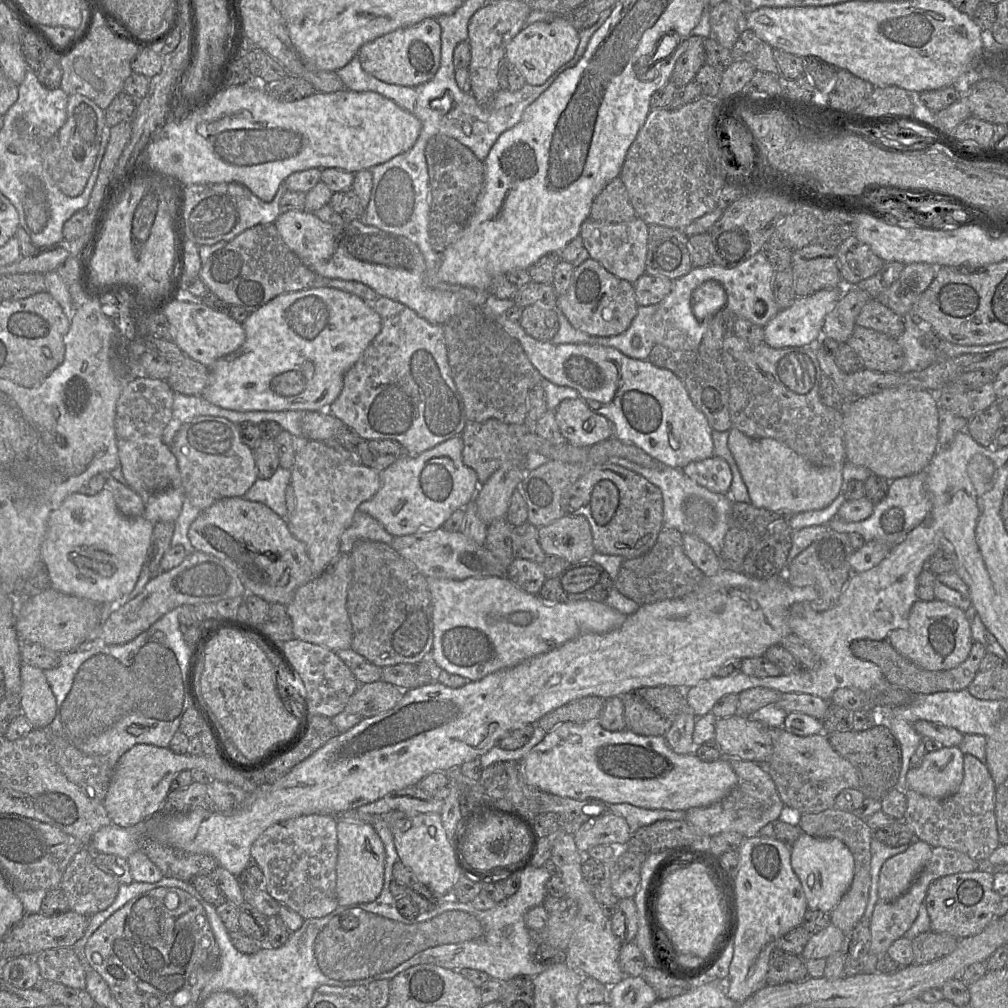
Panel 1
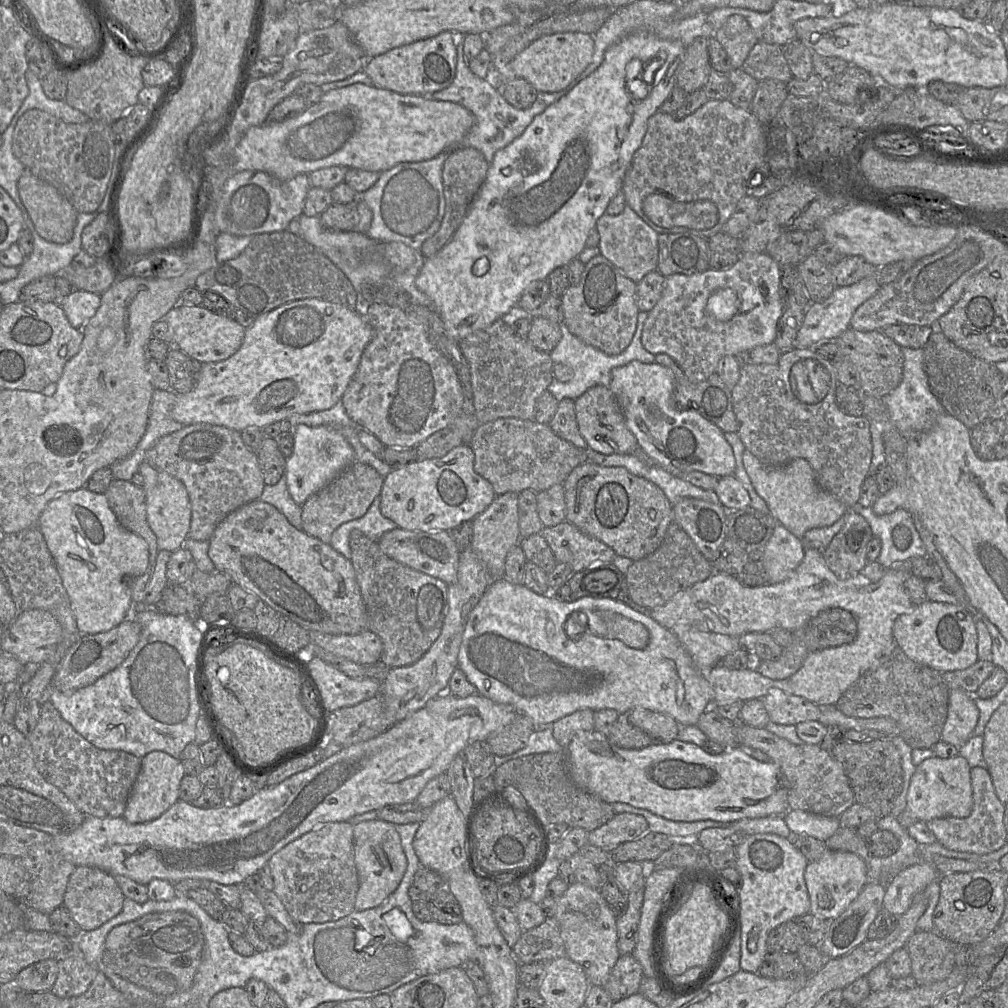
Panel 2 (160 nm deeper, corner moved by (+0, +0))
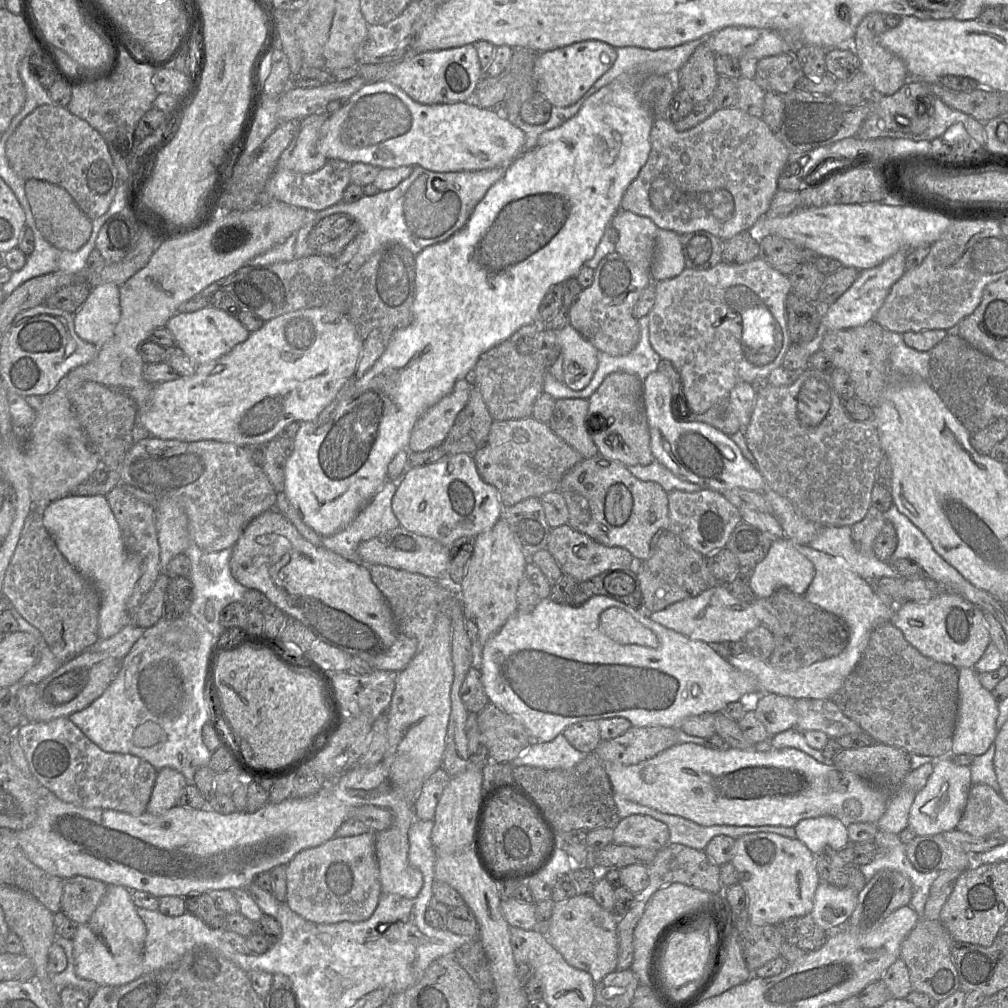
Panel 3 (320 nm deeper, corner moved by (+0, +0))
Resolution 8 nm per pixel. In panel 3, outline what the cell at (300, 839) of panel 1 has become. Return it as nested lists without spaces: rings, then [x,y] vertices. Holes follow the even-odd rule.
[[[375,833],[333,837],[320,846],[300,851],[286,865],[286,878],[287,905],[308,921],[332,924],[369,919],[382,895]]]

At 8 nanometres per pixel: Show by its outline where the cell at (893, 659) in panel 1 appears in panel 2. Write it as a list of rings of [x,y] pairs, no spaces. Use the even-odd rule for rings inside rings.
[[[978,660],[964,670],[943,672],[942,677],[950,690],[960,689],[974,695],[995,667],[991,661]]]

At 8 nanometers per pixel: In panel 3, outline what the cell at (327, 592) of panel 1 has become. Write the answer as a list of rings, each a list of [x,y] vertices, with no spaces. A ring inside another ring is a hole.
[[[398,635],[396,641],[383,654],[371,659],[373,670],[400,672],[417,652],[417,640],[404,635]]]

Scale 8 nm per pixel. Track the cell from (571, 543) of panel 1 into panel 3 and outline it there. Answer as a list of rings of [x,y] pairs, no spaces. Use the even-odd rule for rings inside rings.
[[[569,524],[551,528],[547,549],[563,573],[572,576],[578,582],[589,580],[607,570],[629,569],[634,558],[625,548],[602,545],[587,535],[576,531]]]

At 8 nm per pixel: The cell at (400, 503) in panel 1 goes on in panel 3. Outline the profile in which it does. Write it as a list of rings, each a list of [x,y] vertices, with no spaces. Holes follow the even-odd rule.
[[[459,453],[438,462],[410,468],[402,475],[391,507],[400,526],[433,538],[449,548],[464,536],[476,537],[491,529],[502,517],[498,490],[480,477],[474,455]]]

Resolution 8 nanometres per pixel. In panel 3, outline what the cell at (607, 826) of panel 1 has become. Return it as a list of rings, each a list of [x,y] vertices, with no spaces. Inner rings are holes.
[[[631,815],[613,829],[613,843],[645,847],[657,852],[670,844],[667,825],[647,815]]]

